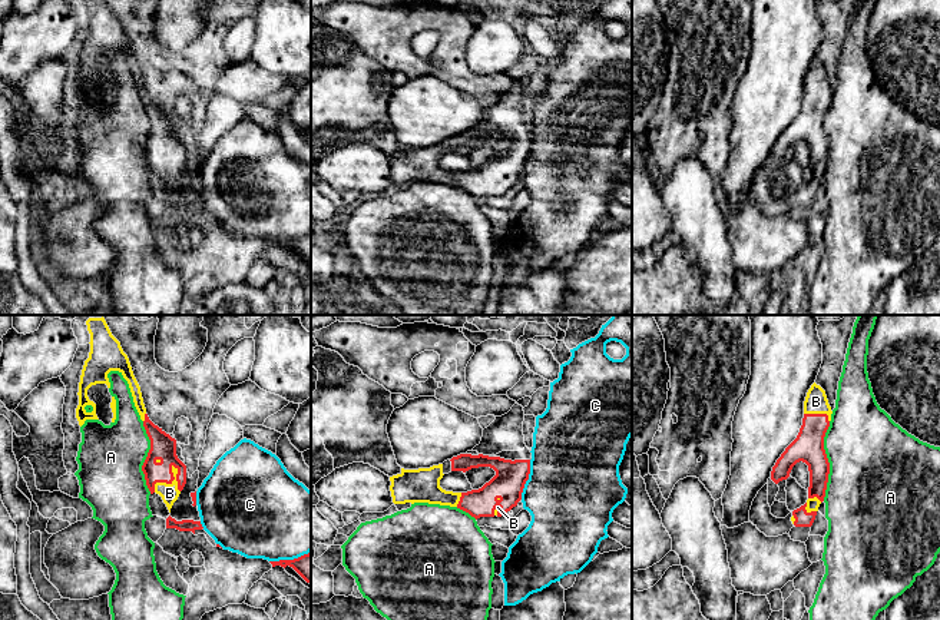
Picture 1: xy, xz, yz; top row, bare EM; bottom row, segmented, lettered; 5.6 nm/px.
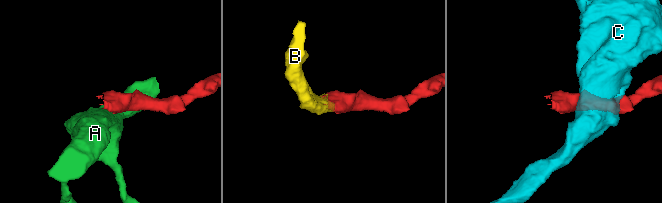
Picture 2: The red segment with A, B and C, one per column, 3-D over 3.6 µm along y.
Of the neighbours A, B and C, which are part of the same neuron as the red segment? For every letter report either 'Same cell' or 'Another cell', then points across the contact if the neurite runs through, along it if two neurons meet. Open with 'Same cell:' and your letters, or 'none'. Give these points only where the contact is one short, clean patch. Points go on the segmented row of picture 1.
Same cell: B
A: Another cell. Boundary: yz (830, 421), (824, 437), (828, 481), (823, 500)
B: Same cell
C: Another cell

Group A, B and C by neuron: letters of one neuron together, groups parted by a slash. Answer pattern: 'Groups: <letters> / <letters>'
Groups: A / B / C

